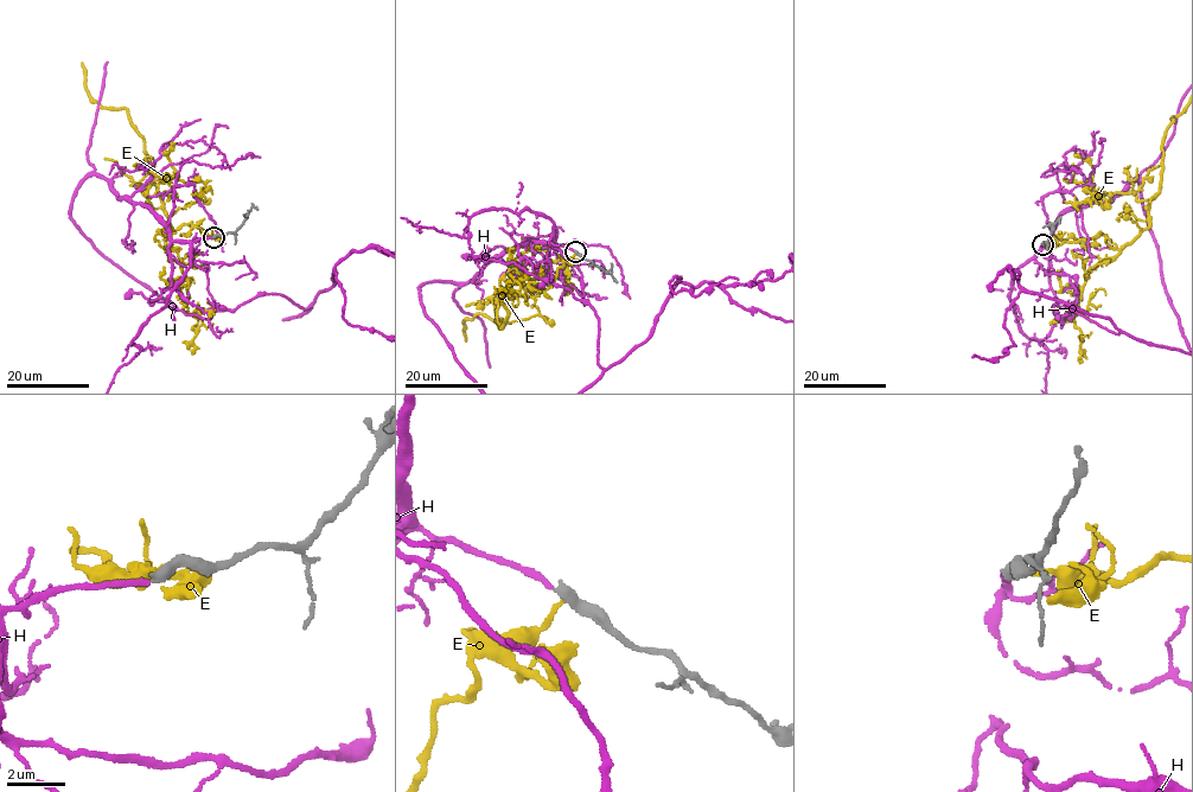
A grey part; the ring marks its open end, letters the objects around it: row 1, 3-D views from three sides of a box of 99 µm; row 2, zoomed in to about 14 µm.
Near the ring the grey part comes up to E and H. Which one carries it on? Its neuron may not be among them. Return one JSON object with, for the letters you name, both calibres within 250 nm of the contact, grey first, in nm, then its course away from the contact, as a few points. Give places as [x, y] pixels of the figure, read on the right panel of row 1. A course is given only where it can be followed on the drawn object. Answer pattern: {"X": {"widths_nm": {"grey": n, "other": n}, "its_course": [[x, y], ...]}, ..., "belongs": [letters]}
{"H": {"widths_nm": {"grey": 400, "other": 200}}, "belongs": ["H"]}

